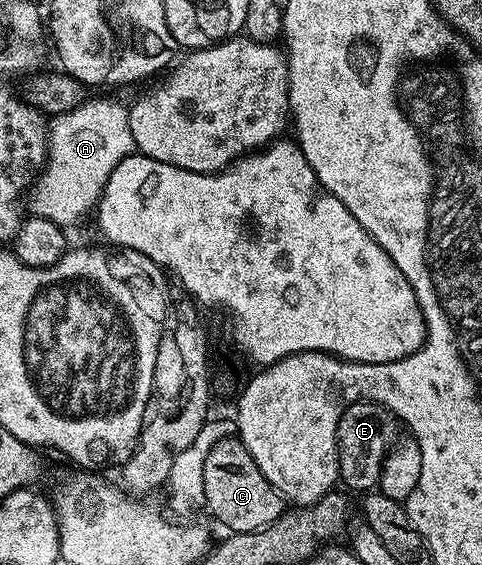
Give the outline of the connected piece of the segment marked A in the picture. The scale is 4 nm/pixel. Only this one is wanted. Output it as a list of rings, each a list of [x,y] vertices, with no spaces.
[[[97,98],[94,102],[92,100],[82,102],[71,112],[56,115],[47,126],[47,161],[28,195],[28,209],[30,206],[33,209],[30,211],[36,217],[51,220],[62,228],[70,228],[69,226],[75,225],[76,222],[83,221],[88,214],[90,217],[91,211],[100,202],[111,172],[115,172],[121,161],[130,157],[134,150],[129,106],[126,103],[112,102],[109,98]]]

